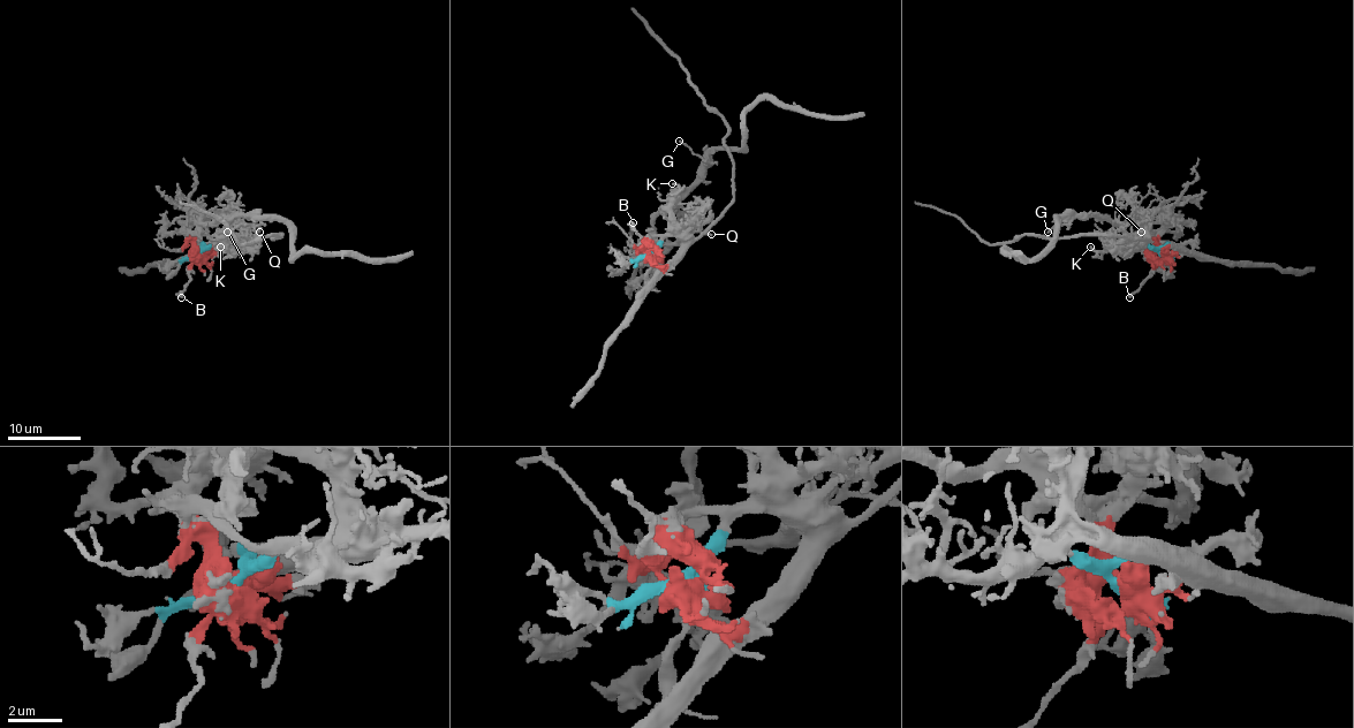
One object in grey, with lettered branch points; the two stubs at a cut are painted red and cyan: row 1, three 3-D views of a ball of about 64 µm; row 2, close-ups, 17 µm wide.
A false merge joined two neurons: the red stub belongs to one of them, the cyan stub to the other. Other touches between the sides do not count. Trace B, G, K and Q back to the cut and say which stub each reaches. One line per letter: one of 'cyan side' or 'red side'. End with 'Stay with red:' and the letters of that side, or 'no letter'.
B: red side
G: red side
K: cyan side
Q: cyan side
Stay with red: B, G

